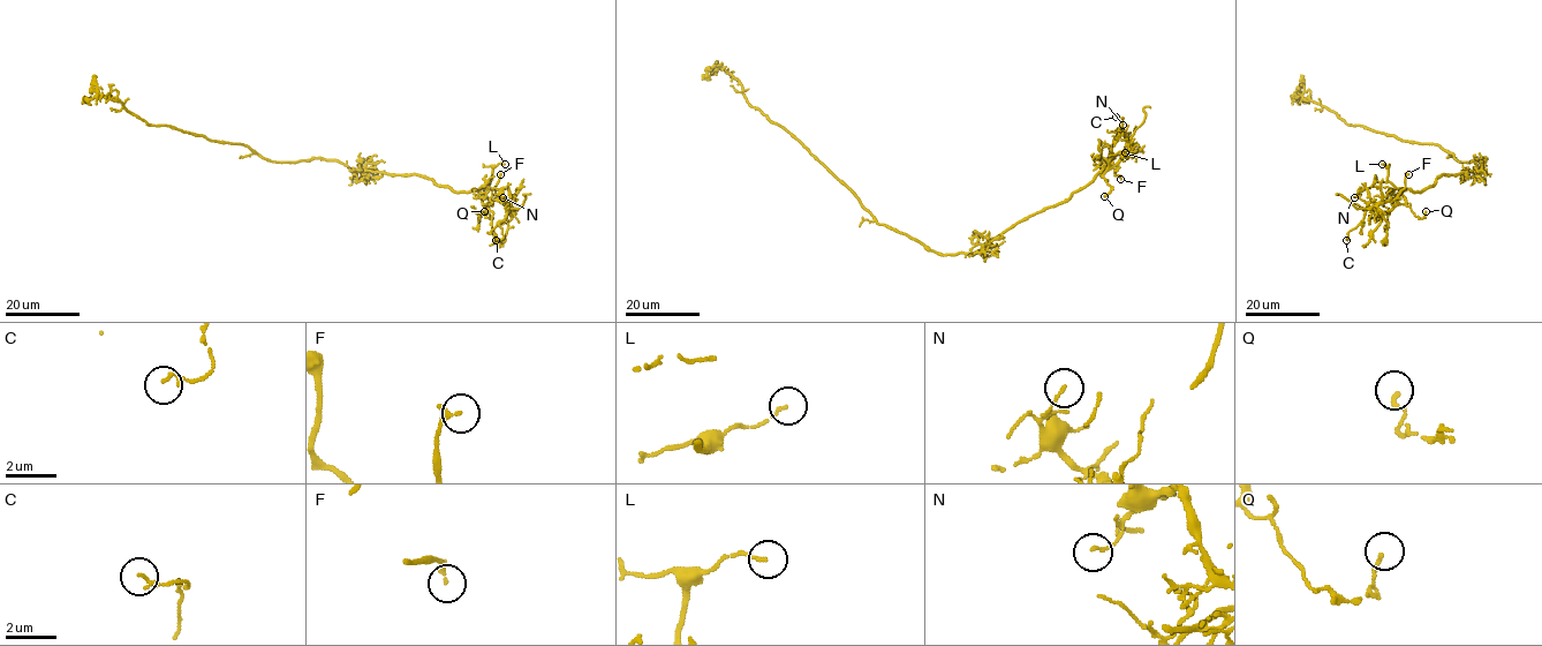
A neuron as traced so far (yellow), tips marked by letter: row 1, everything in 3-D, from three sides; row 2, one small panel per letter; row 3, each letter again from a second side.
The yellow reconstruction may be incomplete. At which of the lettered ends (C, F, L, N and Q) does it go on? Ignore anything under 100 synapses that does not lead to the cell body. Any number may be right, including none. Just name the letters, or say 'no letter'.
no letter

